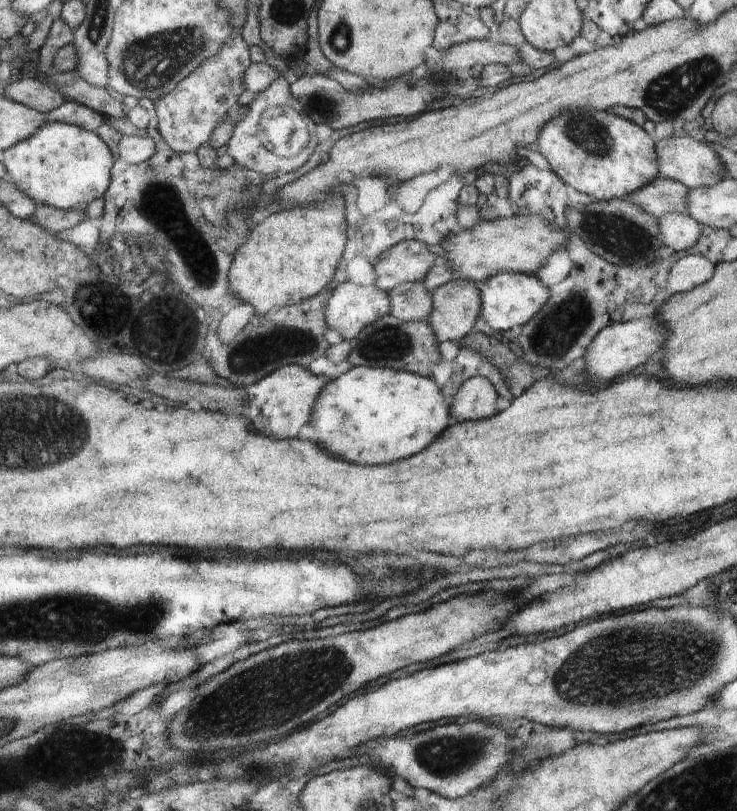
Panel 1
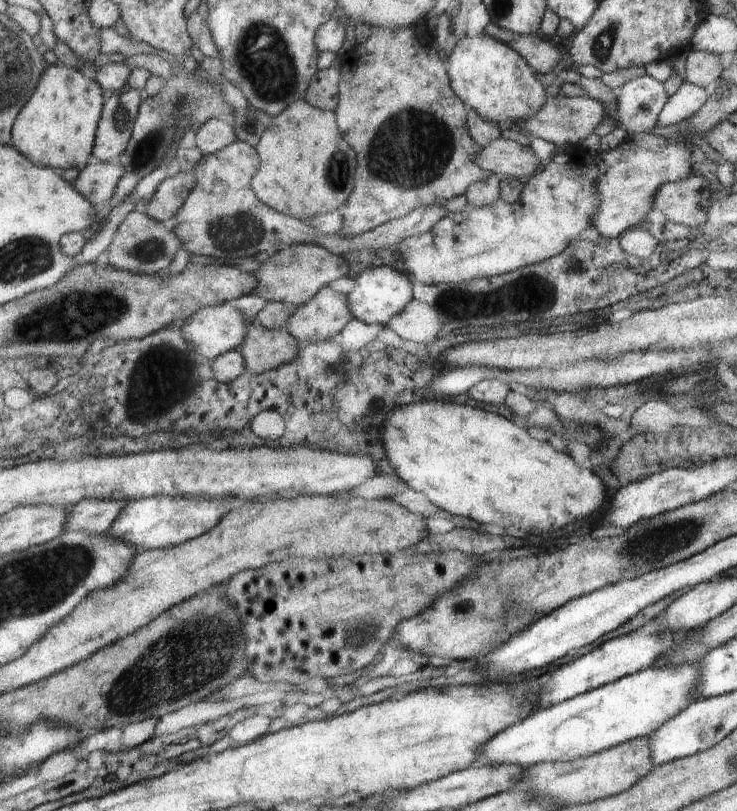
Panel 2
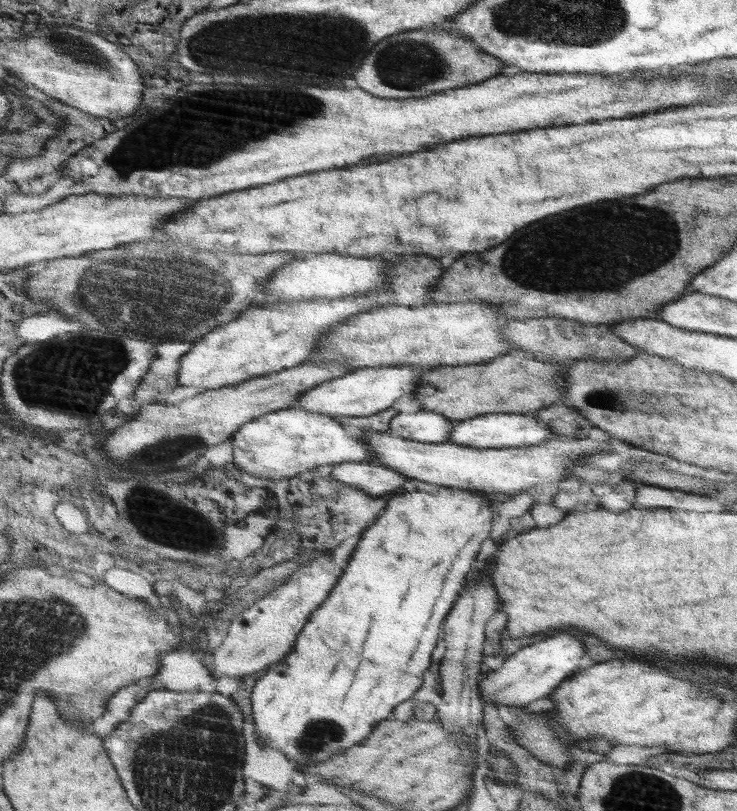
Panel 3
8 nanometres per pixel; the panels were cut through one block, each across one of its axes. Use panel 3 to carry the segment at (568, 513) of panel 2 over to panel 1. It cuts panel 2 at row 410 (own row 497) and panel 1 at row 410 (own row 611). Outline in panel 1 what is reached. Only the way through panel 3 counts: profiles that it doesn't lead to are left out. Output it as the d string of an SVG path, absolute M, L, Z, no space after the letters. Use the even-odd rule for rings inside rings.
M358 365L351 366L342 376L329 380L317 402L314 402L312 424L322 446L326 446L326 450L330 450L334 456L358 464L392 464L394 460L414 456L428 448L444 432L448 418L450 408L431 378L408 371Z

